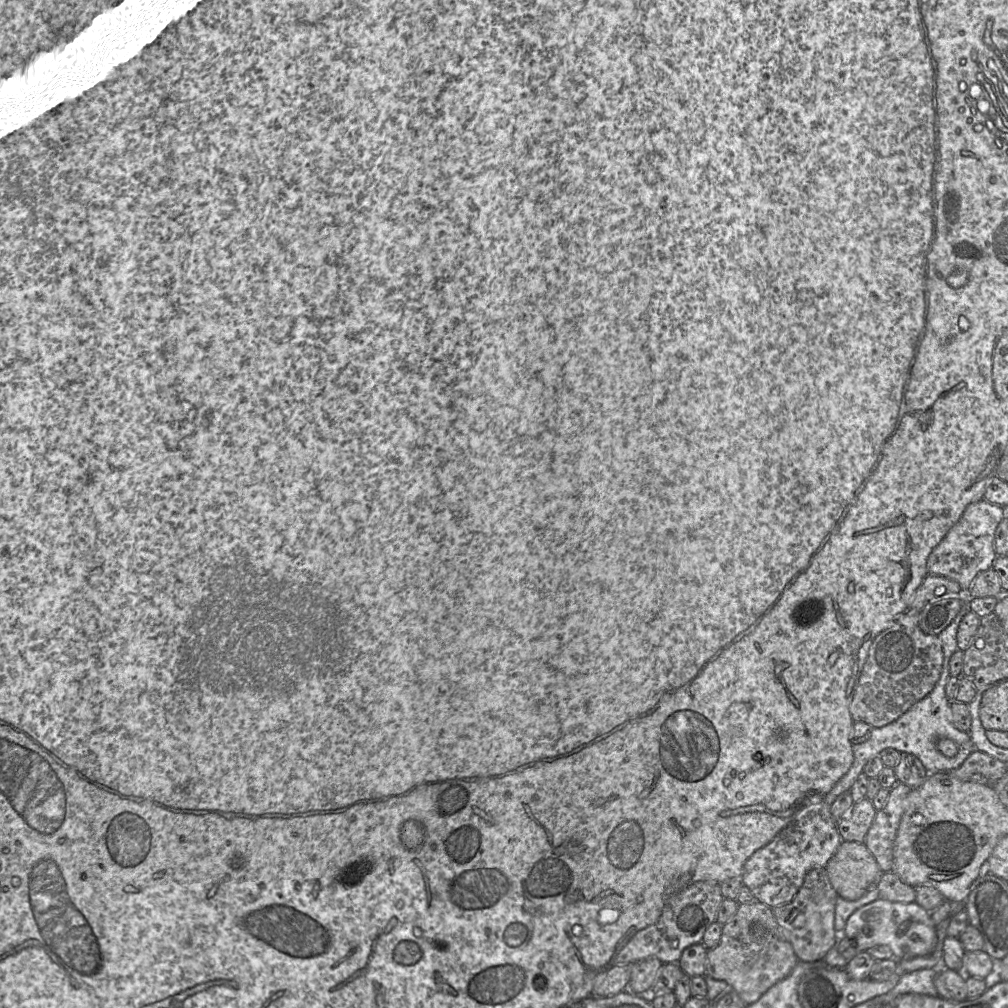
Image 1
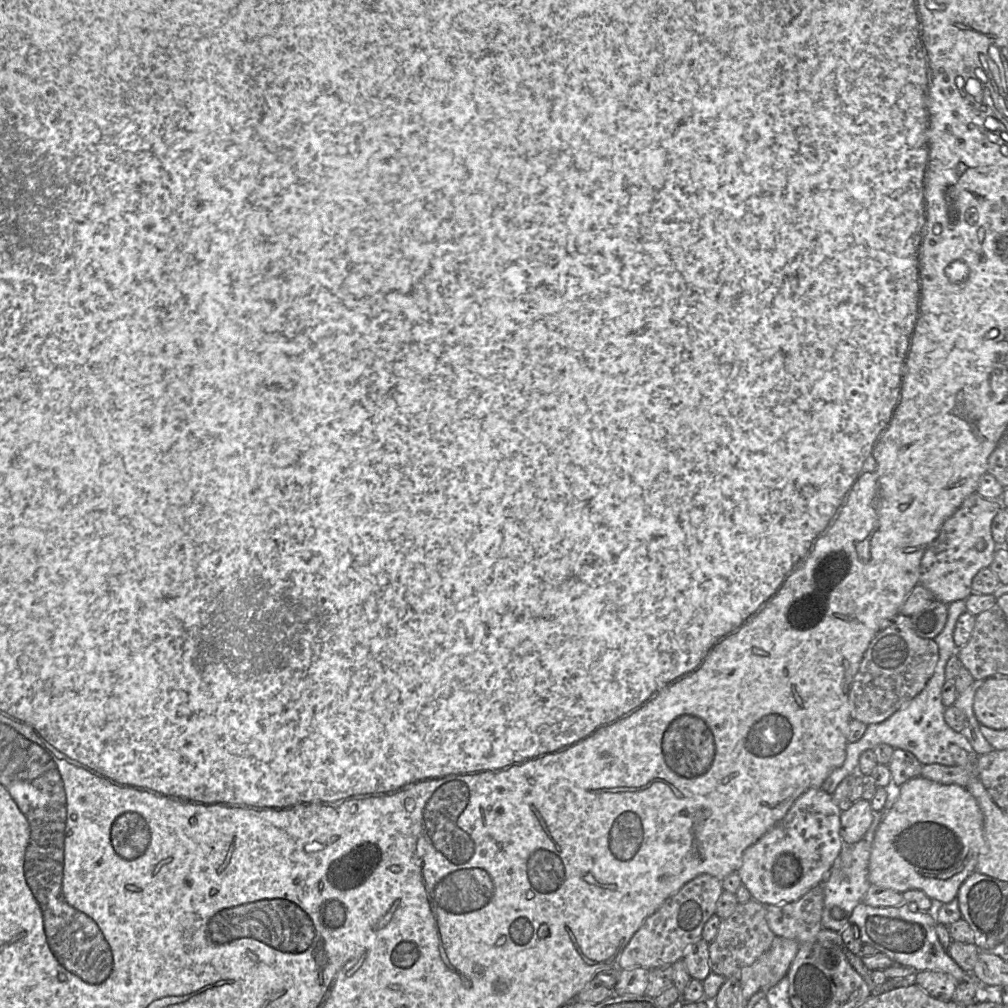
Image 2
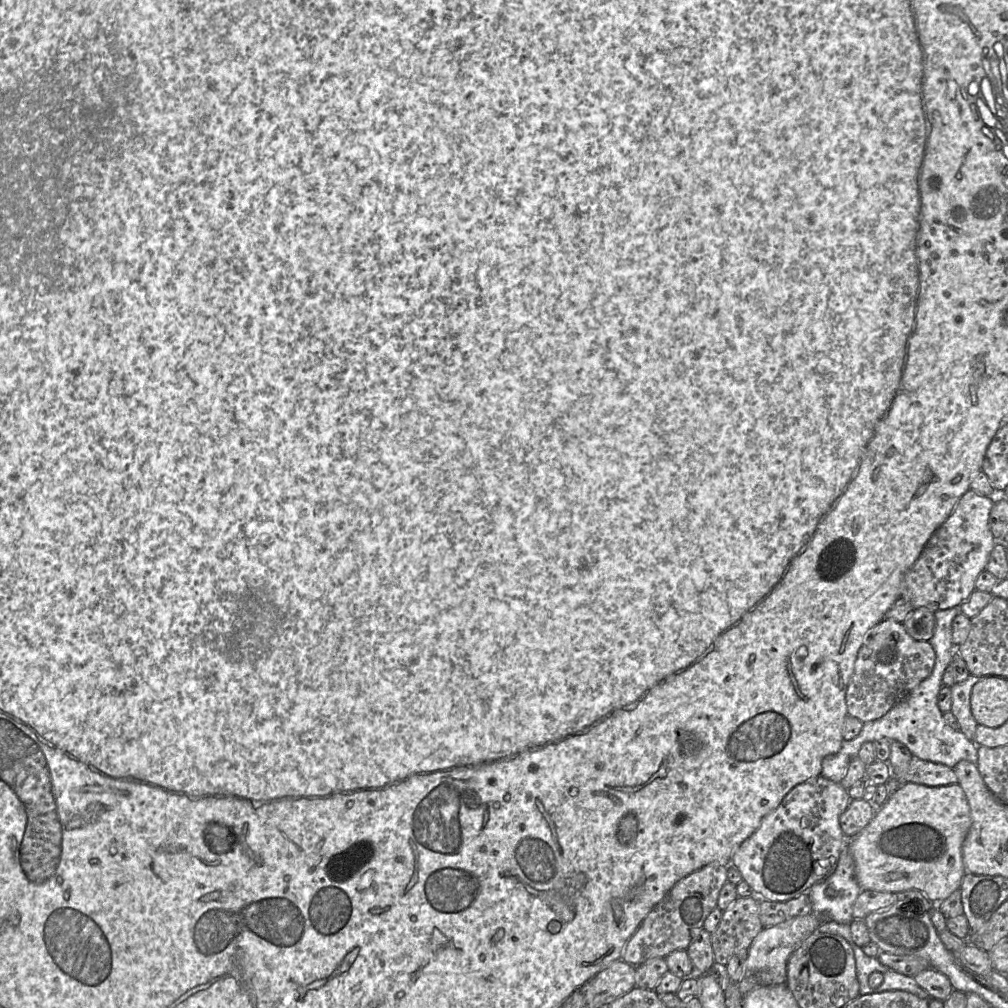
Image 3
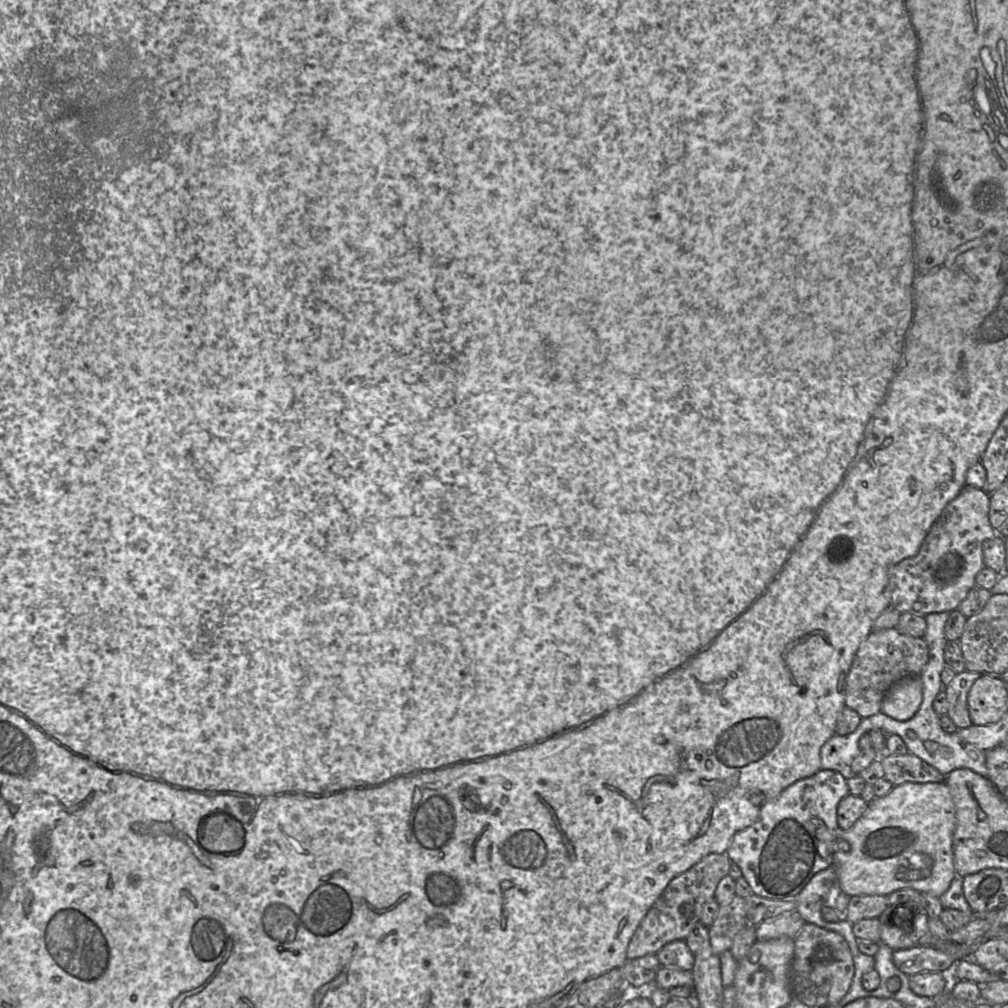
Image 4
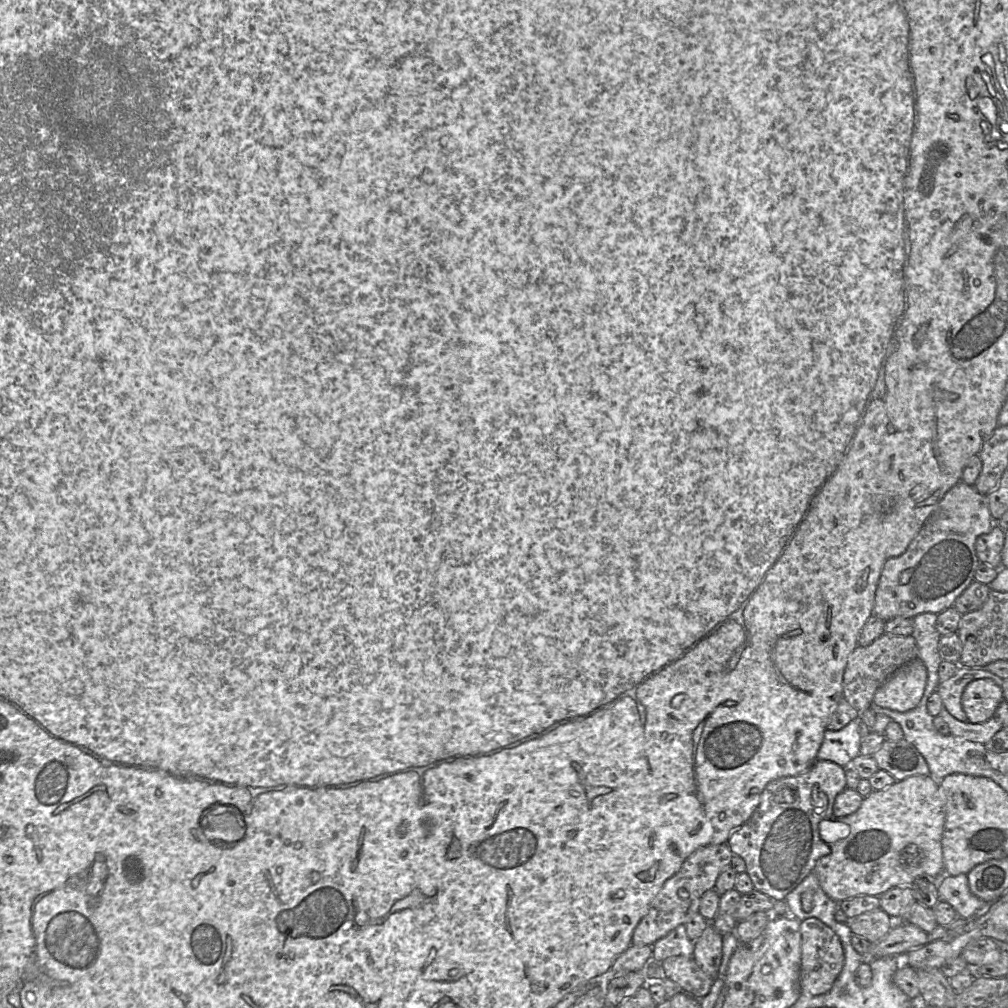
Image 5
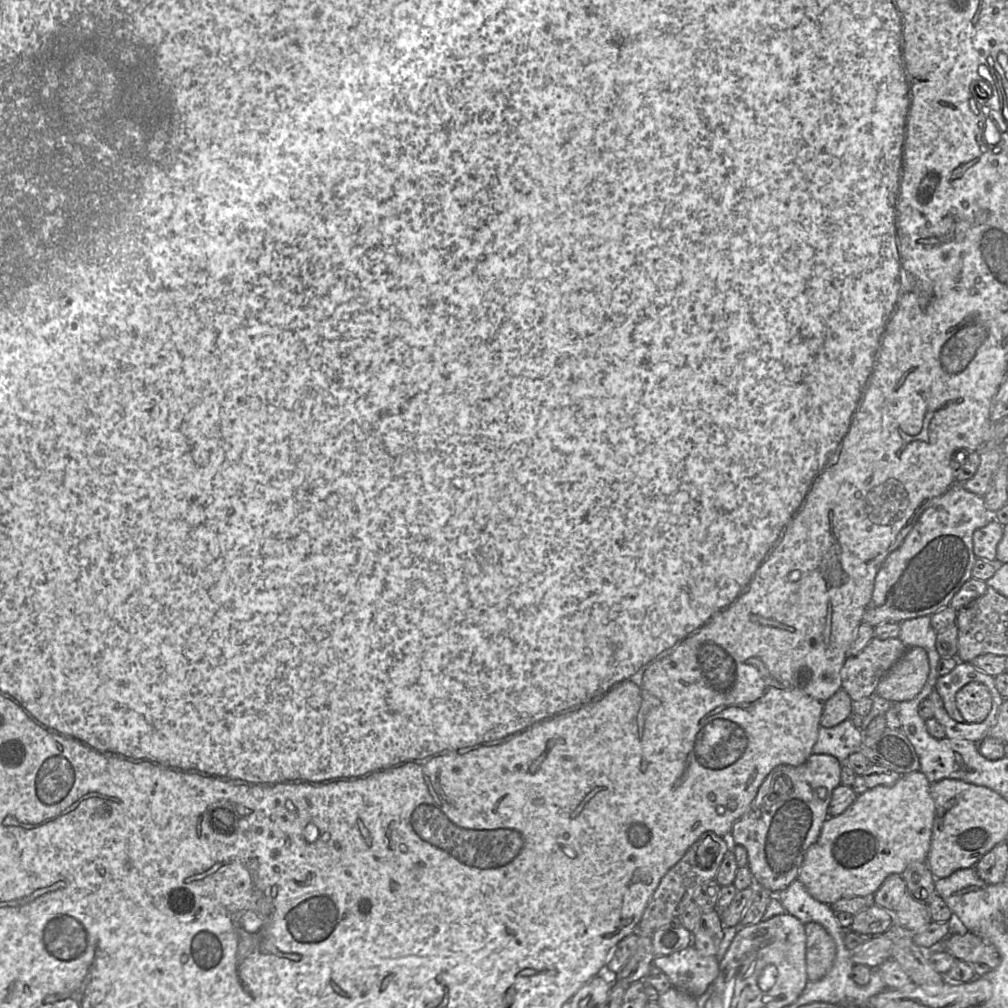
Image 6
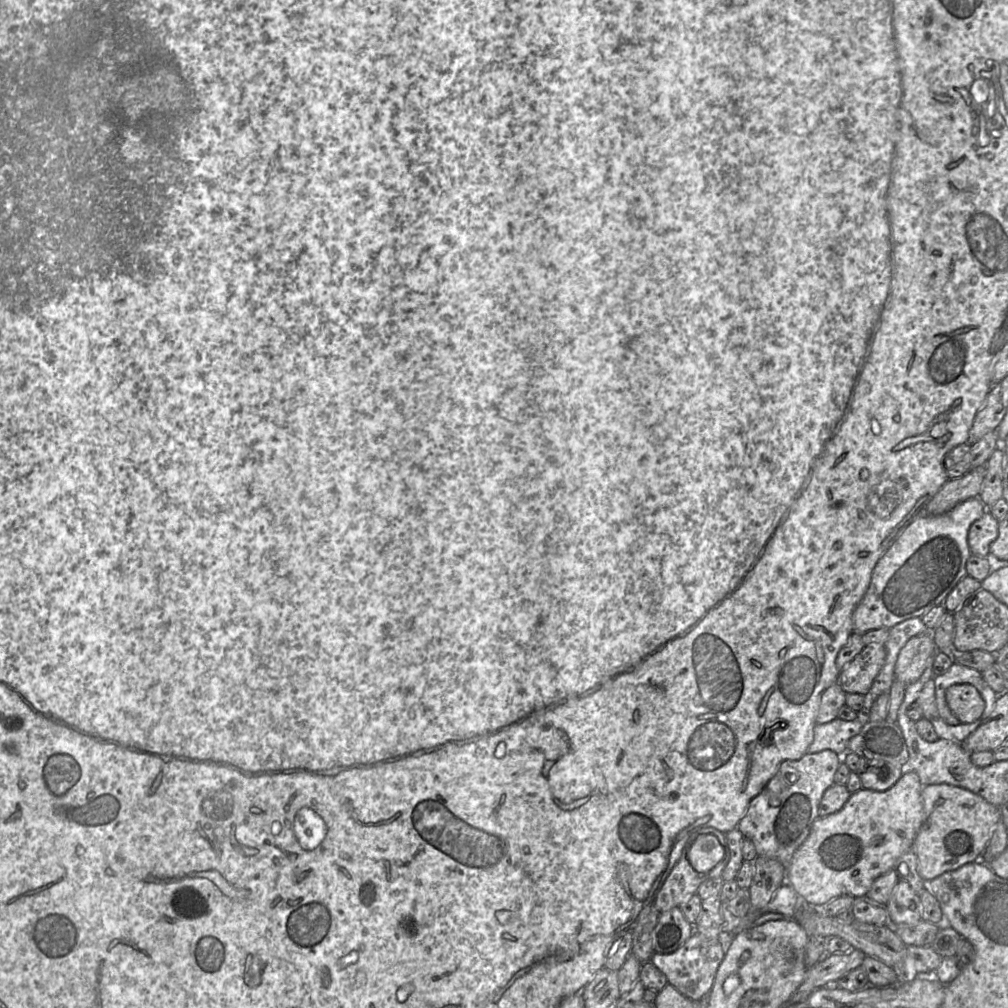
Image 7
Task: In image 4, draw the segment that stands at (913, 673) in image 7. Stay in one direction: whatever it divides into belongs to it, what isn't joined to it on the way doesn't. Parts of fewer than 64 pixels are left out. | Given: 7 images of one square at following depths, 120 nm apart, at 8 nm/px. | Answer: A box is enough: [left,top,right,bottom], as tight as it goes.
[881,675,922,721]

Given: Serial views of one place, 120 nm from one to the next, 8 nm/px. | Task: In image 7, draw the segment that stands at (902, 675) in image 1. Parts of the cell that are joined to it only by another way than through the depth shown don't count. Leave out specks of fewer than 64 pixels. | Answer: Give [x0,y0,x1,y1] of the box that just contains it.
[839,644,886,695]

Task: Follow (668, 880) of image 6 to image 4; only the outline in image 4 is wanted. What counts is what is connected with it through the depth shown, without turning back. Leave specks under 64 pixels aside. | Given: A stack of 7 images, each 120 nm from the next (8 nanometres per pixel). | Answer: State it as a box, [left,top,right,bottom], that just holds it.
[627,852,731,959]

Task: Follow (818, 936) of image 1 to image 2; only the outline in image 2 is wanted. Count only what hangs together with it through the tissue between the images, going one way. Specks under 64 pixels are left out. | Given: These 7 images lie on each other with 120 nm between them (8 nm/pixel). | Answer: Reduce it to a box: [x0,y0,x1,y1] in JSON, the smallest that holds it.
[765,884,824,945]

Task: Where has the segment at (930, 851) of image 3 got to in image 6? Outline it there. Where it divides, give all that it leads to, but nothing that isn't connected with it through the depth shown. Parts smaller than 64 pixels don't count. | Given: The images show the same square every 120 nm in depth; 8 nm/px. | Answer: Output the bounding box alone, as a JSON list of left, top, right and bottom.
[797,771,936,905]

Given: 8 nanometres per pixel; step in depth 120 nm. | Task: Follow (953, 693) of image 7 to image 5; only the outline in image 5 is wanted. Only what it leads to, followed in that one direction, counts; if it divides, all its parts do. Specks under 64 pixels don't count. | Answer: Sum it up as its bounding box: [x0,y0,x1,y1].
[961,679,1003,724]

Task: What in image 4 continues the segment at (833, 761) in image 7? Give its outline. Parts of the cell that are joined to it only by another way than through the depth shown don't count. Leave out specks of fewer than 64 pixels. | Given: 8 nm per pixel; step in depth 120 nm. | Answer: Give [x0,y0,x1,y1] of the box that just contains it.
[727,768,848,900]

